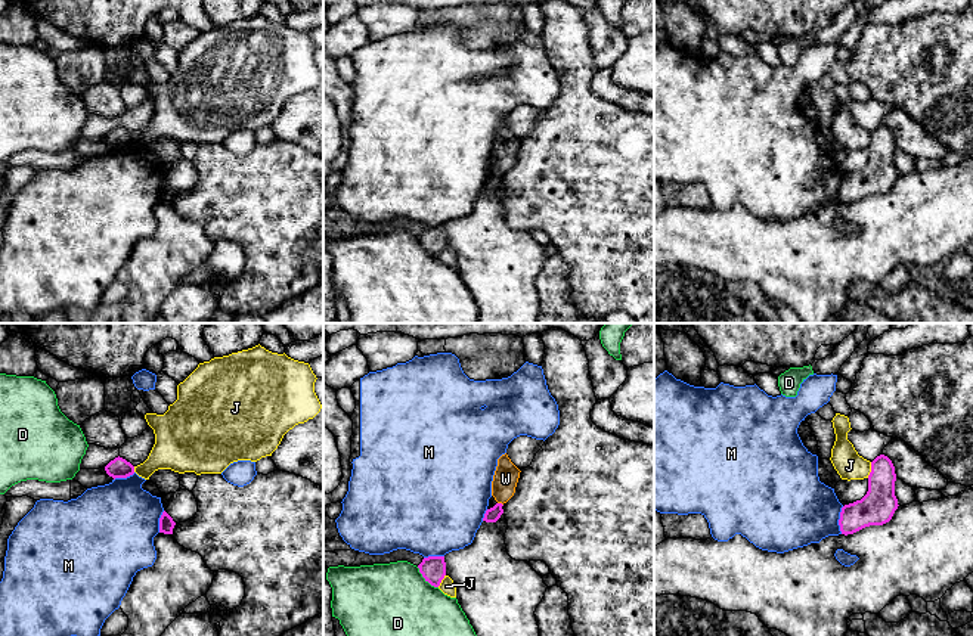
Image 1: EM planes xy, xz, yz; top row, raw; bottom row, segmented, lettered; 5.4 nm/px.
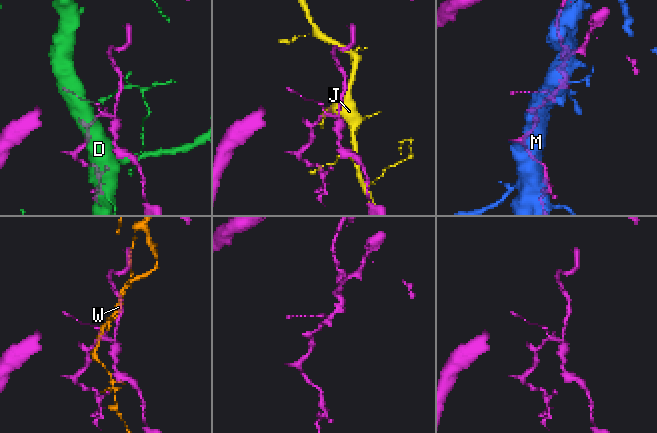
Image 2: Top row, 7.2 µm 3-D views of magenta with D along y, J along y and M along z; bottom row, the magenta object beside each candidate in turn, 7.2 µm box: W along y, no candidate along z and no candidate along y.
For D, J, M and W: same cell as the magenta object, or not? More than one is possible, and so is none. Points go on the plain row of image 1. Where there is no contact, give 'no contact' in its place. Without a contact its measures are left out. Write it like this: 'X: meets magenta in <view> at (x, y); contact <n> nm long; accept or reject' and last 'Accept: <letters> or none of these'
D: meets magenta in xz at (425, 248); contact 170 nm long; reject
J: meets magenta in yz at (871, 139); contact 90 nm long; reject
M: meets magenta in yz at (839, 189); contact 150 nm long; reject
W: meets magenta in xz at (501, 173); contact 40 nm long; reject
Accept: none of these

